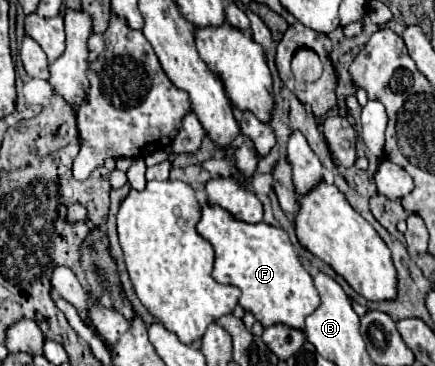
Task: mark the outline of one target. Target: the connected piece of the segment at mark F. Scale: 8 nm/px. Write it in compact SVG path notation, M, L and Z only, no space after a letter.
M204 202L202 218L196 230L212 244L216 252L212 278L220 284L240 288L240 306L246 312L254 314L264 328L284 324L302 330L304 318L320 306L320 296L314 288L312 276L304 270L288 234L282 228L274 228L264 222L238 222L224 208L212 208Z

